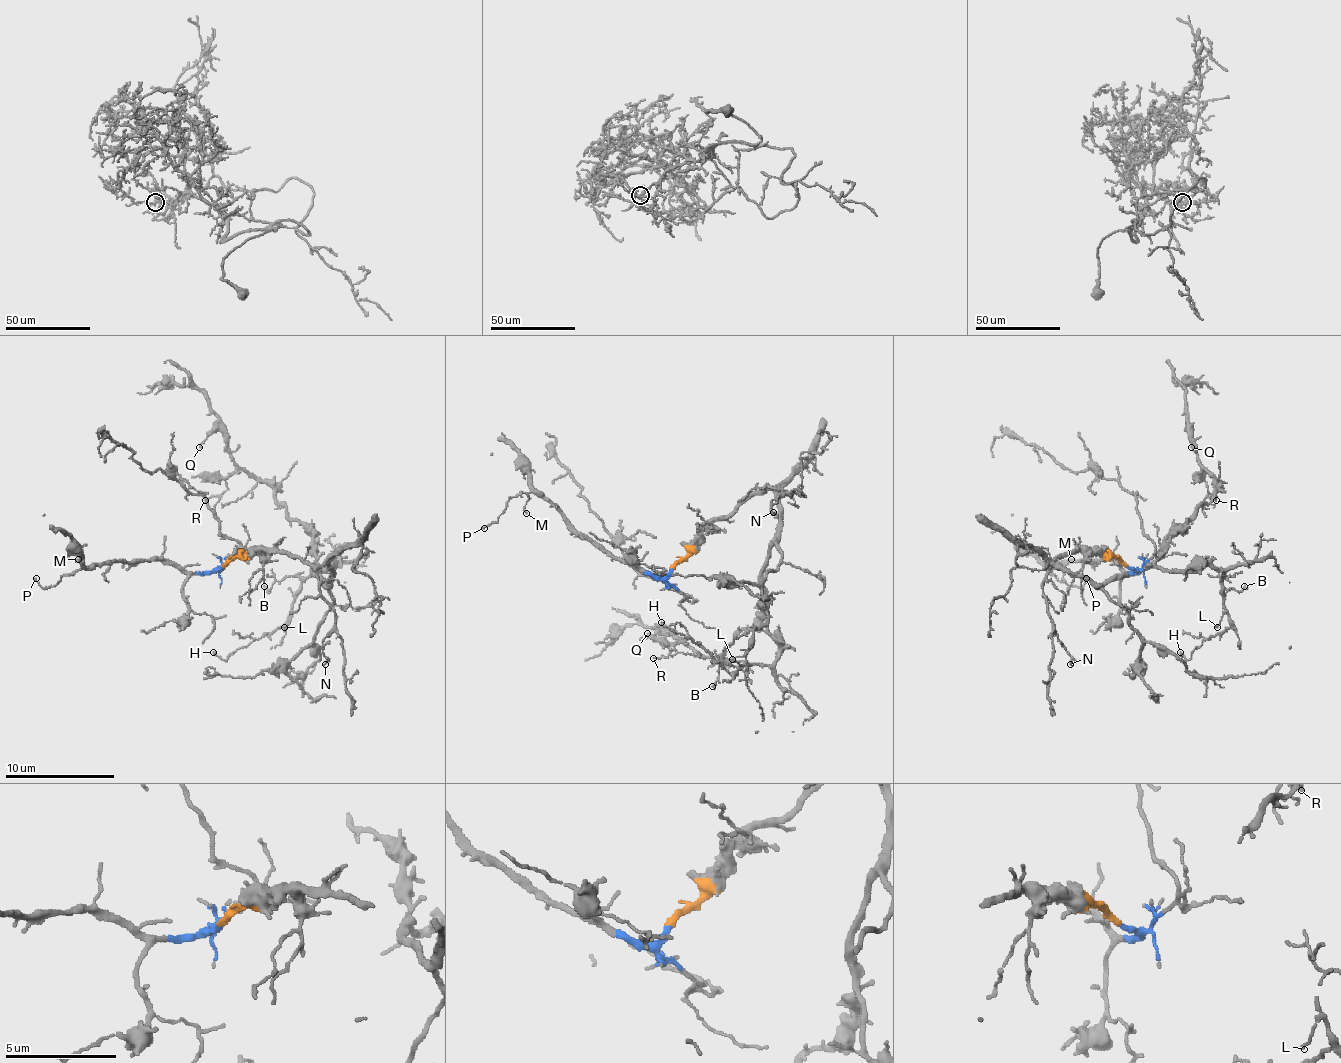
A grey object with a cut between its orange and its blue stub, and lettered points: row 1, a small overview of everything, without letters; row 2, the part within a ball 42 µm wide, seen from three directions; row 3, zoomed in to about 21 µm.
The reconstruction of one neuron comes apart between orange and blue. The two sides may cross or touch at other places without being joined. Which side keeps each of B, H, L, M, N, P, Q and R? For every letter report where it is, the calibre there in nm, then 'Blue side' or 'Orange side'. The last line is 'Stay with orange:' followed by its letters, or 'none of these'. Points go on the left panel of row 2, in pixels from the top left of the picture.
B: Place: (264, 586). Thickness 150 nm. Orange side
H: Place: (213, 652). Thickness 80 nm. Orange side
L: Place: (284, 627). Thickness 120 nm. Orange side
M: Place: (78, 559). Thickness 100 nm. Blue side
N: Place: (325, 664). Thickness 140 nm. Orange side
P: Place: (36, 578). Thickness 90 nm. Blue side
Q: Place: (199, 447). Thickness 120 nm. Orange side
R: Place: (205, 500). Thickness 110 nm. Orange side
Stay with orange: B, H, L, N, Q, R

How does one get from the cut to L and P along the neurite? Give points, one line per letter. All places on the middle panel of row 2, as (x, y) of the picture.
L: (671, 568), (715, 519), (775, 492), (778, 536), (761, 587), (778, 655), (769, 664), (731, 658)
P: (671, 568), (663, 576), (649, 576), (614, 560), (532, 492), (510, 497), (494, 522), (483, 527)

